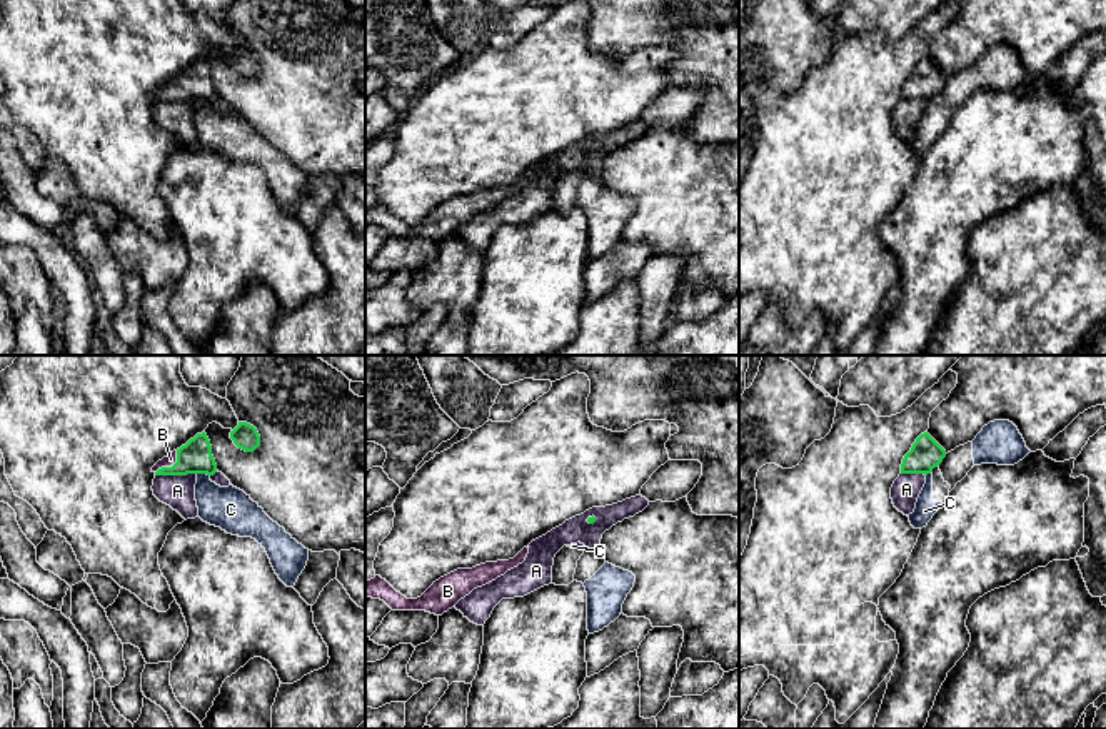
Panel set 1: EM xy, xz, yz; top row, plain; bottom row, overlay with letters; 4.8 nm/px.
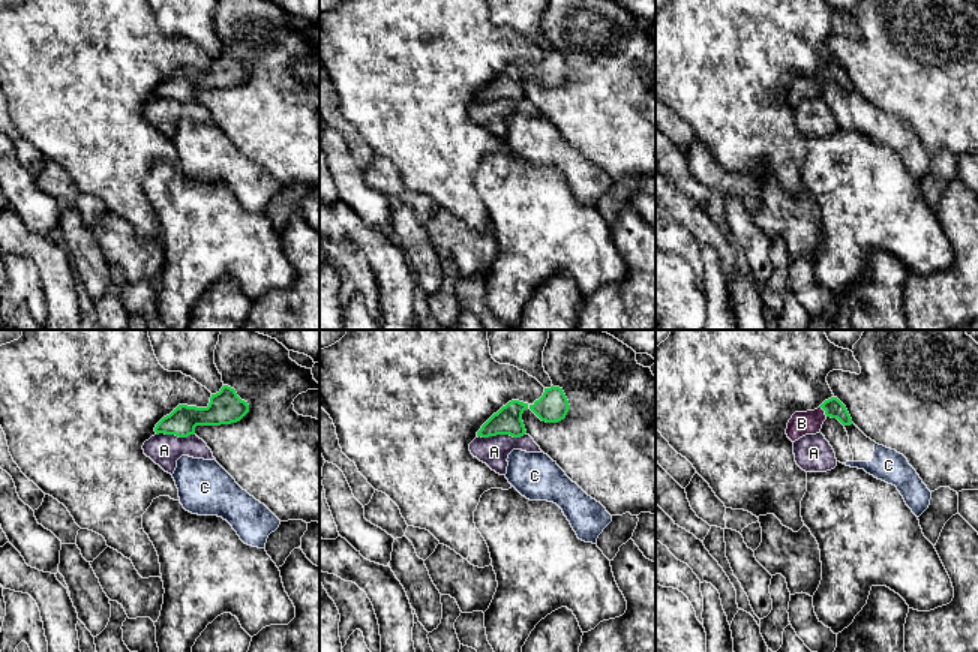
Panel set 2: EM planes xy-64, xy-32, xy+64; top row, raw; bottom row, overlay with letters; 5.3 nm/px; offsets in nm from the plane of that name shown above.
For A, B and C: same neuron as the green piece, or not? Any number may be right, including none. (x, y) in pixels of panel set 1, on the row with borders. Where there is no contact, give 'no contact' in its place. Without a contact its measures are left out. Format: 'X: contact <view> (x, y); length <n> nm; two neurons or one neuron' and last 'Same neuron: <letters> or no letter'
A: contact xy (175, 474); length 200 nm; two neurons
B: contact xy (172, 466); length 160 nm; one neuron
C: contact xy (204, 472); length 70 nm; two neurons
Same neuron: B

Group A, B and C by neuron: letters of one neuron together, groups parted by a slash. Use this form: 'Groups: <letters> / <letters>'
Groups: A / B / C

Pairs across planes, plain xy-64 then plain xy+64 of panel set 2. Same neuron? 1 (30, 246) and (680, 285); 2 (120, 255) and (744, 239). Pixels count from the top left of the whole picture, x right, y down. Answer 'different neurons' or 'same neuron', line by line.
1: different neurons
2: different neurons

